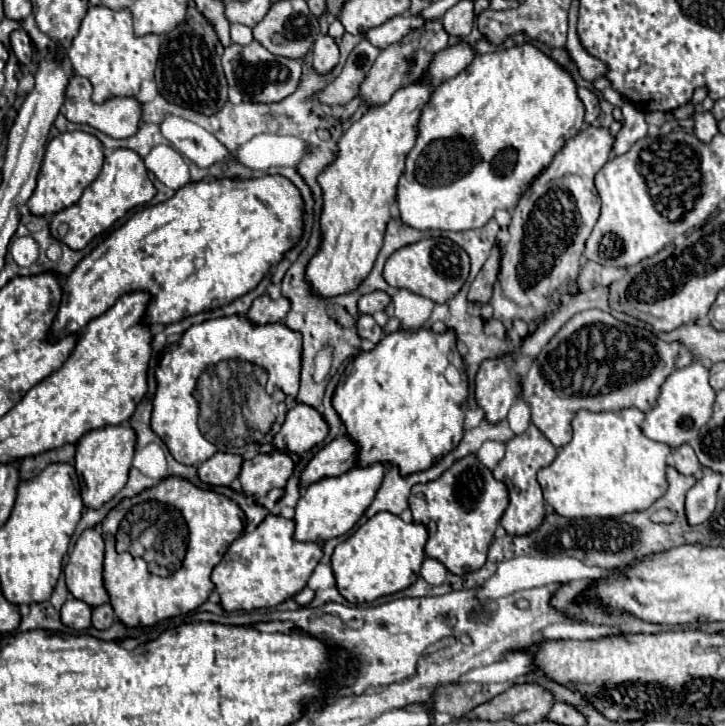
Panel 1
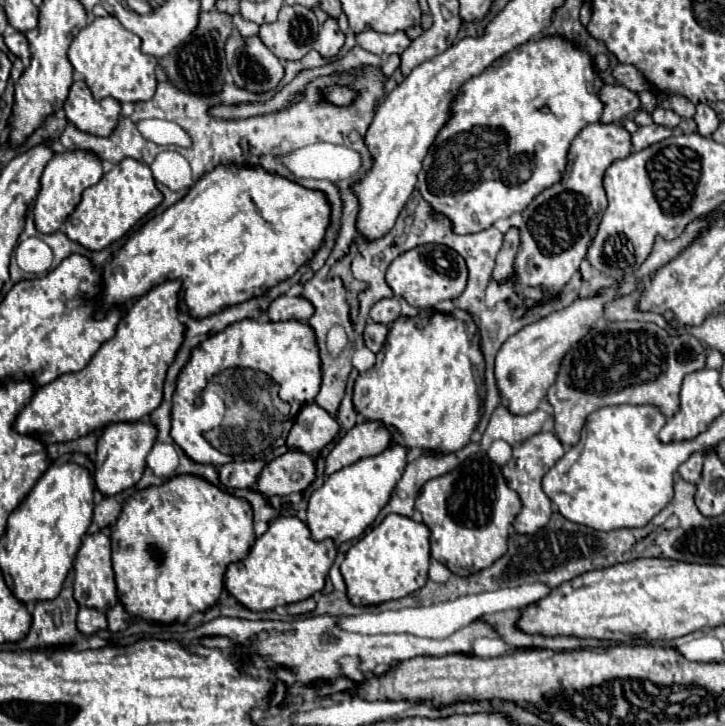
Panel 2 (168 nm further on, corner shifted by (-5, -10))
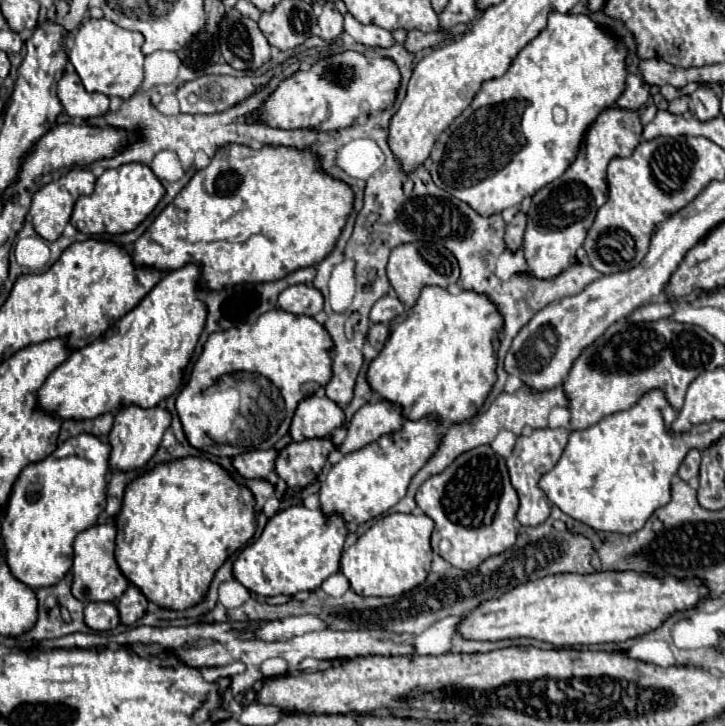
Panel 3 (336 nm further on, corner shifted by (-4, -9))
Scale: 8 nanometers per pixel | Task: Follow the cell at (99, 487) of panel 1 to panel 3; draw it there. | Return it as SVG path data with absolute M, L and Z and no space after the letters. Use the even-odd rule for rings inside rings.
M127 406L115 414L115 424L107 436L107 442L111 446L111 456L109 456L109 468L119 470L119 472L131 472L143 468L151 456L157 452L159 442L163 432L171 424L171 414L163 406L155 408L137 408L137 406Z

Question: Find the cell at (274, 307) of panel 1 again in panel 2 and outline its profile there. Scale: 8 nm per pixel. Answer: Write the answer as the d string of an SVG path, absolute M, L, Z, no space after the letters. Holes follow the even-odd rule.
M280 295L278 299L274 299L270 303L268 315L270 315L270 321L296 319L296 321L304 321L306 323L310 319L310 315L314 315L314 305L304 297Z

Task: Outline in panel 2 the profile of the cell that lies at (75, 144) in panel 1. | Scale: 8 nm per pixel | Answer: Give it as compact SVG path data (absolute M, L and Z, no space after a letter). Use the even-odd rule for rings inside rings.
M70 151L70 153L54 155L42 173L42 189L34 203L36 229L40 233L56 233L60 225L66 221L66 217L80 203L82 191L96 185L100 179L102 179L100 161L90 151Z

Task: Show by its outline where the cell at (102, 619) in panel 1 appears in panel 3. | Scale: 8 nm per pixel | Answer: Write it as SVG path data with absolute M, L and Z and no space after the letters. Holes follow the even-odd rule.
M129 586L117 602L121 624L125 624L125 626L135 624L135 620L139 620L145 614L145 608L147 608L145 596L135 586Z

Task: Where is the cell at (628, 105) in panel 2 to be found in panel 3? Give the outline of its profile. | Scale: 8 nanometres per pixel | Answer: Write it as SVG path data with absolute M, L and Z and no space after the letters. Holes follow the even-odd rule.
M629 74L625 80L625 90L615 102L615 108L623 108L623 110L637 108L639 110L641 106L645 106L647 100L649 100L649 86L645 86L645 82L641 82L639 76Z

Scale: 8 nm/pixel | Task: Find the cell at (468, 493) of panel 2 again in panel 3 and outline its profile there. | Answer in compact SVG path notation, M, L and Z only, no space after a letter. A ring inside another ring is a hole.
M479 446L461 454L441 474L427 478L417 490L415 502L435 522L433 552L459 570L477 568L483 560L511 548L517 538L515 514L519 498L509 482L505 460L491 446Z

